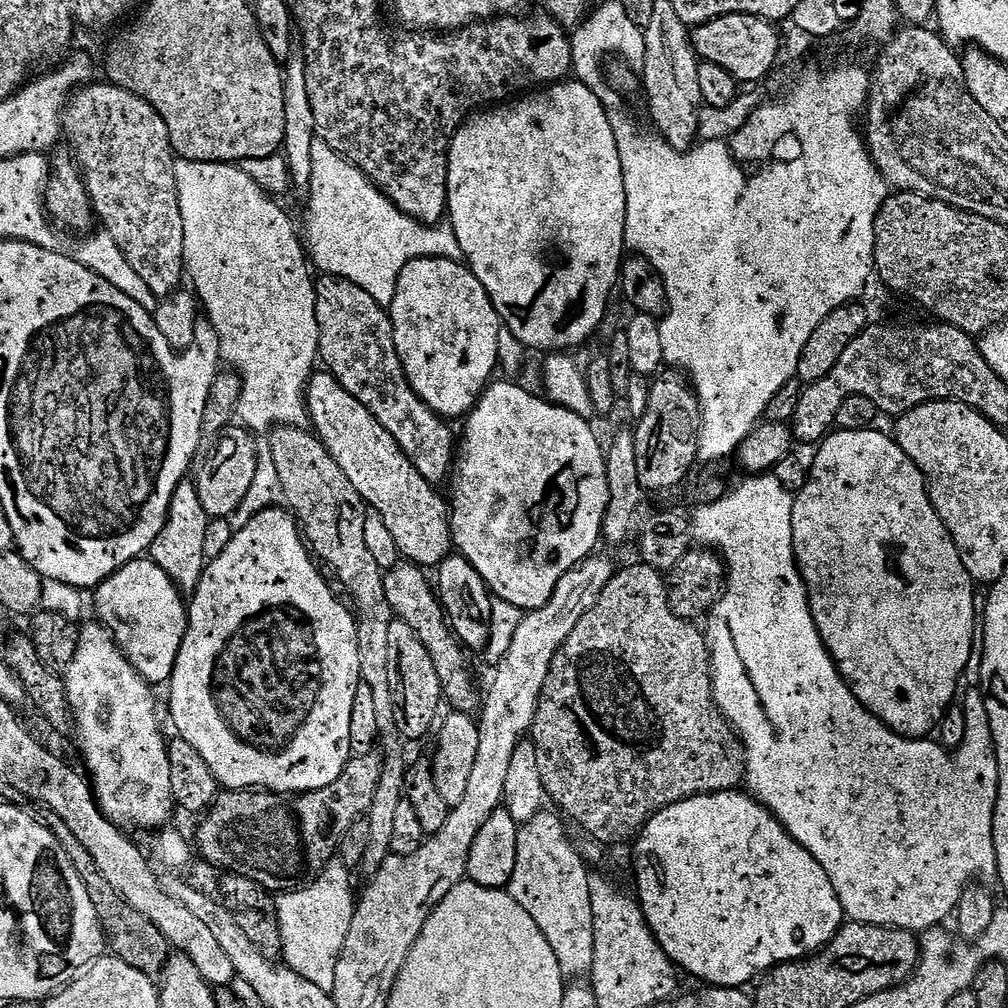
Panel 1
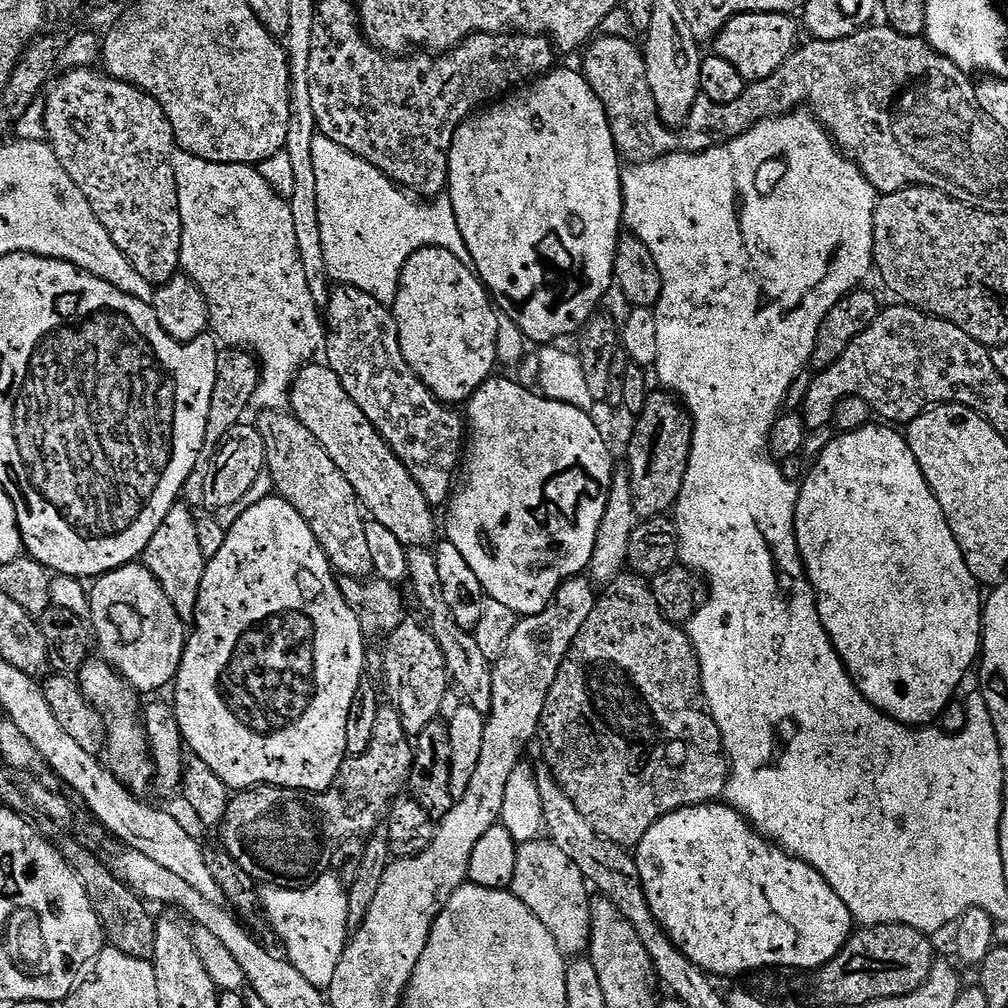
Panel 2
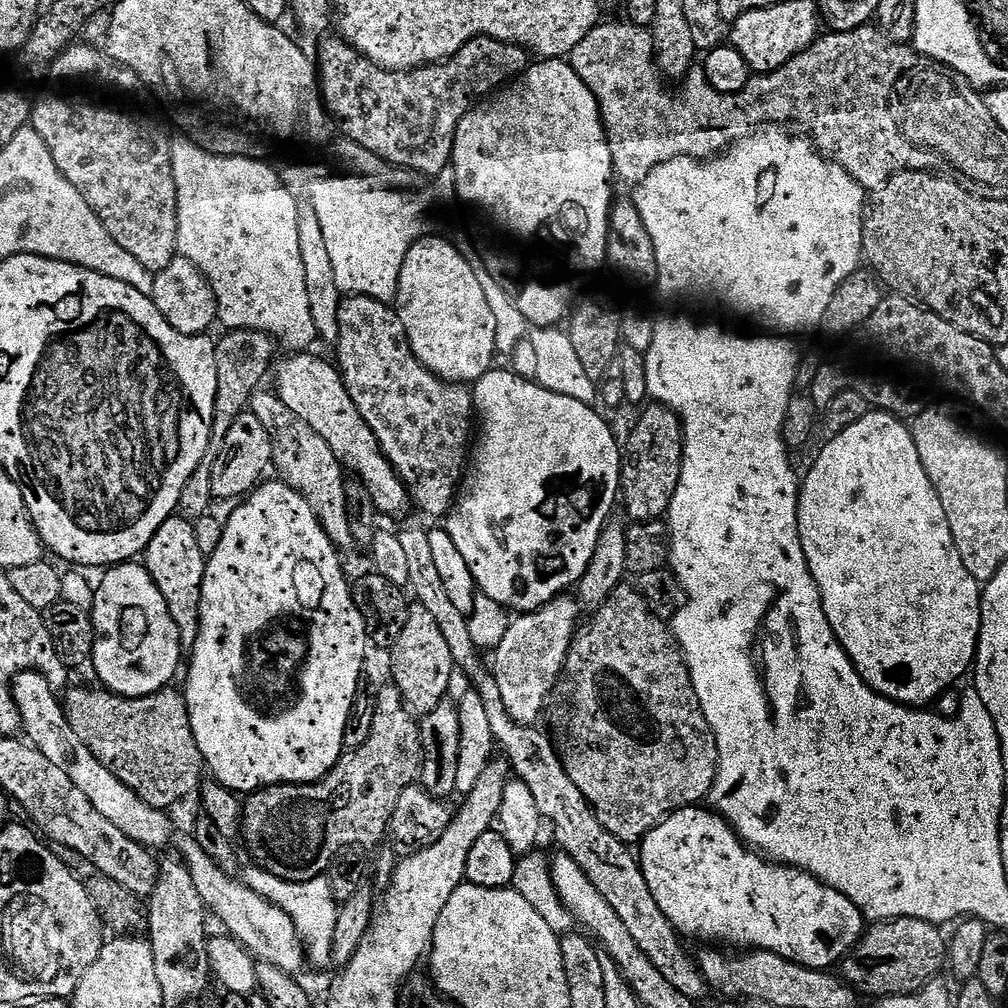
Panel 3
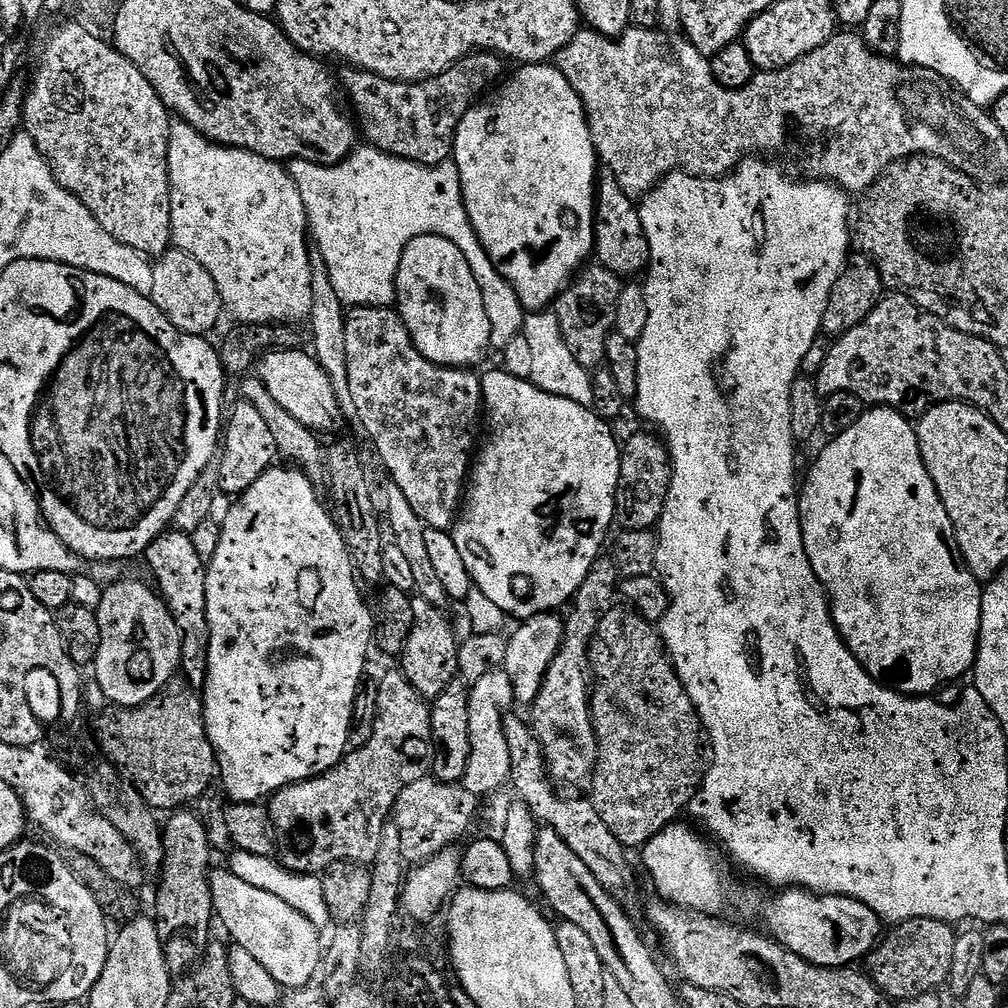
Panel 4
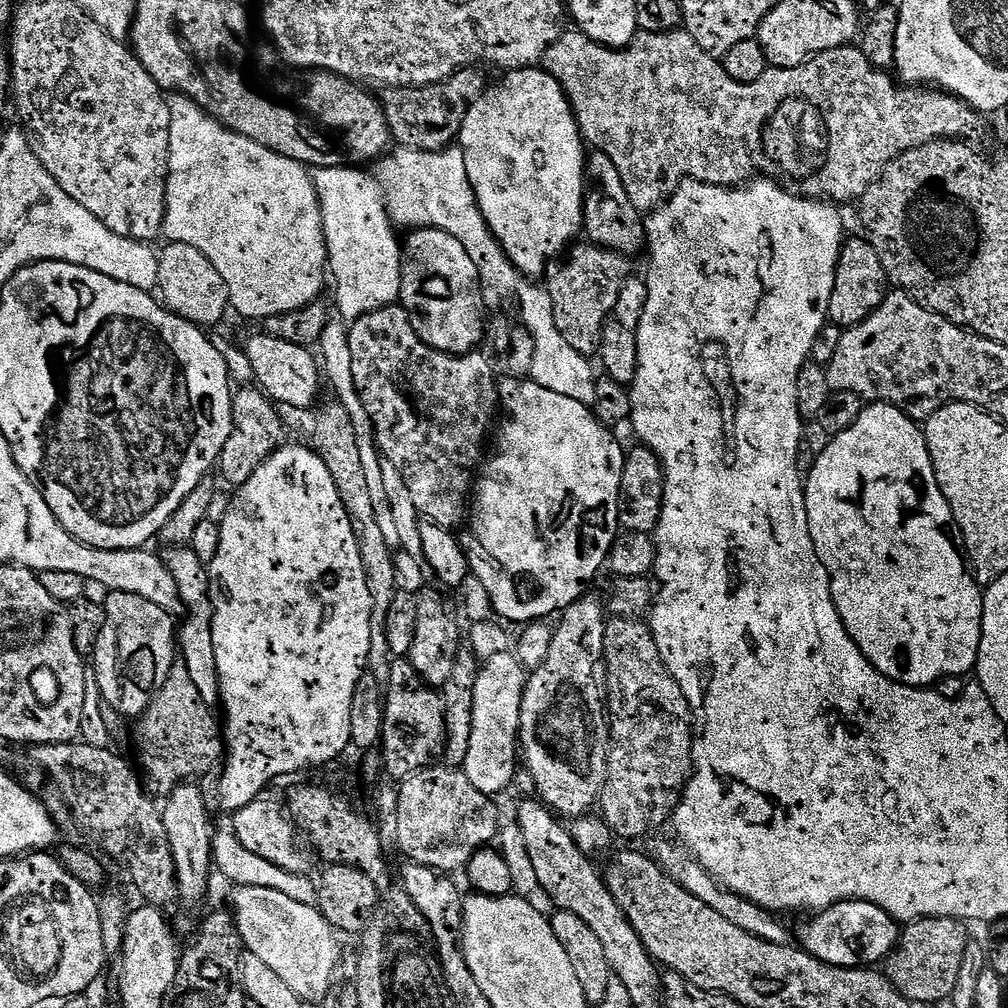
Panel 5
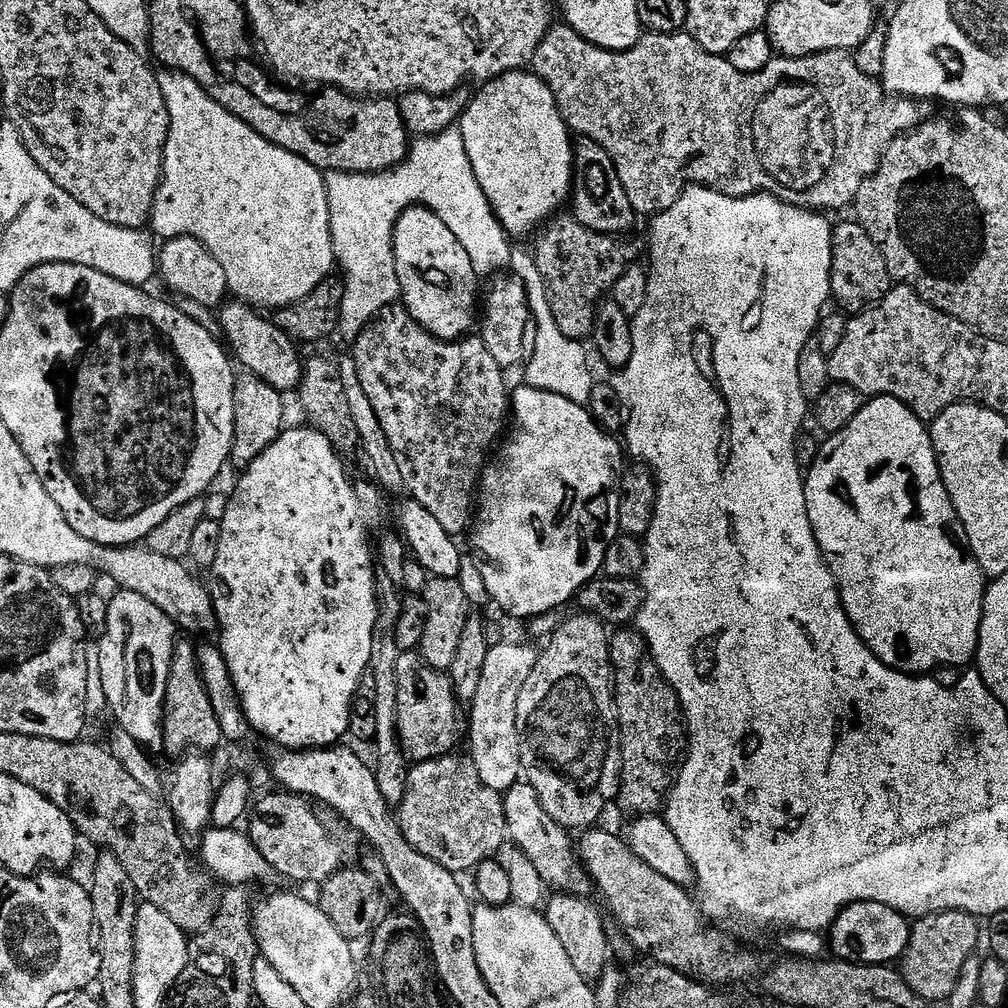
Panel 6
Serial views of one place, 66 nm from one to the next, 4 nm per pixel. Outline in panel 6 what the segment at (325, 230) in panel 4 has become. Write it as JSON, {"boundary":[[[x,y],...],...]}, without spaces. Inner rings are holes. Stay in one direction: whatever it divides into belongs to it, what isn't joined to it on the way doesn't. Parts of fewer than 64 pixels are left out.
{"boundary":[[[453,126],[438,136],[420,138],[411,145],[408,156],[401,164],[386,172],[338,172],[327,177],[328,201],[332,211],[332,241],[336,251],[336,264],[344,271],[342,283],[344,297],[338,325],[339,335],[344,335],[348,342],[356,337],[380,315],[391,309],[401,299],[400,283],[394,262],[394,246],[392,233],[400,214],[413,206],[430,209],[446,226],[454,230],[454,238],[462,242],[466,254],[470,254],[472,264],[481,277],[499,273],[499,268],[507,269],[511,262],[513,241],[500,225],[500,219],[492,212],[490,202],[478,186],[478,178],[474,178],[474,166],[470,166],[470,158],[466,154],[466,142],[462,138],[459,127]]]}

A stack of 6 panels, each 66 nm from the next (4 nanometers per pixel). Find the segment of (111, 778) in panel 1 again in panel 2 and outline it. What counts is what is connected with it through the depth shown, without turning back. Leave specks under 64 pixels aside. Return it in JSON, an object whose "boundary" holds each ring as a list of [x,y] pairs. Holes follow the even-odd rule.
{"boundary":[[[103,658],[88,659],[78,673],[78,683],[84,696],[104,718],[108,756],[106,766],[133,796],[147,797],[148,788],[150,792],[154,784],[154,761],[148,746],[148,736],[143,727],[138,726],[142,716],[141,697]]]}

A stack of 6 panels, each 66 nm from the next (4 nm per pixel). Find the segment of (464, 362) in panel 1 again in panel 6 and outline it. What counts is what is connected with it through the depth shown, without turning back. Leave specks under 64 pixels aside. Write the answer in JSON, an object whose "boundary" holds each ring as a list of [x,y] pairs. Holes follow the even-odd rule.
{"boundary":[[[413,206],[400,214],[400,221],[396,223],[396,230],[392,233],[392,245],[403,307],[407,308],[411,316],[431,336],[449,342],[459,341],[467,333],[464,331],[471,326],[472,315],[476,312],[476,316],[478,312],[478,298],[476,302],[478,273],[462,242],[454,238],[454,230],[446,226],[446,222],[442,222],[442,218],[438,218],[438,214],[434,214],[430,209]]]}

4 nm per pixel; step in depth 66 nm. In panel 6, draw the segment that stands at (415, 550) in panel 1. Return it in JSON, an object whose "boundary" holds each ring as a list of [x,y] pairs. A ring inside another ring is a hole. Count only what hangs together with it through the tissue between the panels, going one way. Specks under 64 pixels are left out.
{"boundary":[[[243,302],[225,303],[218,314],[220,328],[224,331],[223,339],[238,364],[240,359],[245,373],[262,378],[267,384],[277,388],[281,394],[288,394],[291,388],[292,391],[299,389],[303,377],[302,356],[296,353],[297,345],[290,339],[287,331],[277,328],[269,317],[268,320],[264,317],[267,315]]]}

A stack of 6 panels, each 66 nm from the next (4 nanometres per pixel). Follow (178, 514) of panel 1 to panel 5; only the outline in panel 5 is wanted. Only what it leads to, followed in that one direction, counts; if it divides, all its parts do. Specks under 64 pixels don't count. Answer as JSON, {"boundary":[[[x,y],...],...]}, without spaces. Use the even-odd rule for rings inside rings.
{"boundary":[[[191,546],[165,547],[162,552],[164,564],[178,582],[178,594],[184,603],[186,615],[178,624],[178,658],[186,662],[186,670],[194,681],[202,702],[210,706],[220,704],[220,678],[218,657],[214,655],[214,630],[212,629],[212,600],[208,596],[208,570],[194,554]]]}

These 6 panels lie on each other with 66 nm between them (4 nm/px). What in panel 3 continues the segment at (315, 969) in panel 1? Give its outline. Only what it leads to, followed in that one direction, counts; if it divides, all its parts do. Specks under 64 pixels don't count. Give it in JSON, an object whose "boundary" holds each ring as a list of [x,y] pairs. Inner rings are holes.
{"boundary":[[[259,866],[245,867],[242,872],[244,885],[266,898],[274,906],[281,908],[294,922],[301,940],[304,941],[306,960],[313,969],[324,970],[331,965],[332,947],[334,946],[334,932],[338,925],[340,907],[336,896],[332,893],[332,885],[327,875],[314,878],[310,882],[286,882],[265,868]]]}

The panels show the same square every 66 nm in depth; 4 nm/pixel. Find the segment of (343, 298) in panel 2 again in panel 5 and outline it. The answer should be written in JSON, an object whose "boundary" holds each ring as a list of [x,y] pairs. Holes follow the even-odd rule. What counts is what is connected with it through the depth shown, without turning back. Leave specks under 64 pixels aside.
{"boundary":[[[402,306],[379,308],[351,321],[348,336],[354,386],[372,419],[381,457],[394,462],[394,470],[402,474],[416,511],[427,523],[449,530],[459,529],[474,488],[474,469],[481,463],[484,439],[498,412],[498,375],[491,362],[480,350],[467,352],[464,356],[434,350],[418,338],[408,311]]]}

